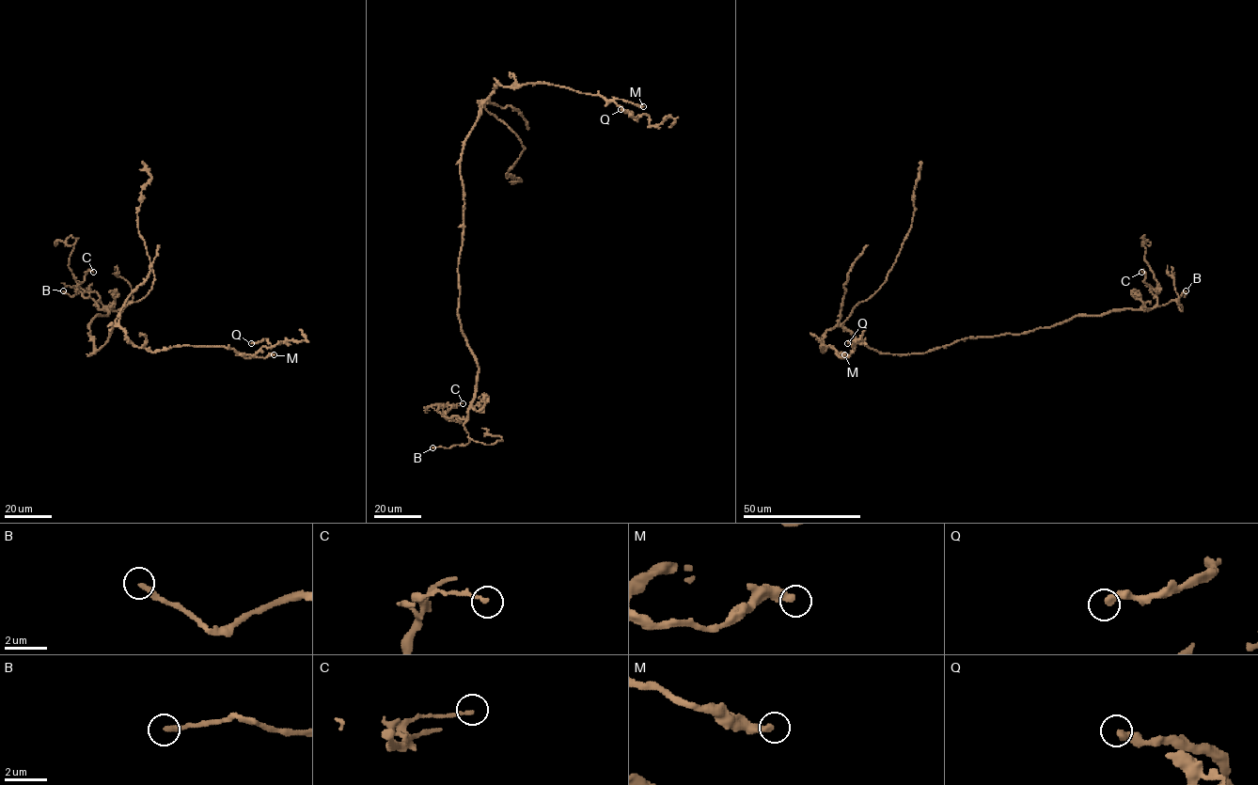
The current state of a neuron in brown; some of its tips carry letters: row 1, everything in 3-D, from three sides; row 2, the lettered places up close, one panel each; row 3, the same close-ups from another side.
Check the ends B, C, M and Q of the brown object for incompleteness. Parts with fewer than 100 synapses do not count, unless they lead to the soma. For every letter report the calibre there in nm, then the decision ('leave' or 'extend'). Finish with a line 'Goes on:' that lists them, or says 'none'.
B: 260 nm thick; extend
C: 170 nm thick; leave
M: 360 nm thick; leave
Q: 360 nm thick; leave
Goes on: B

